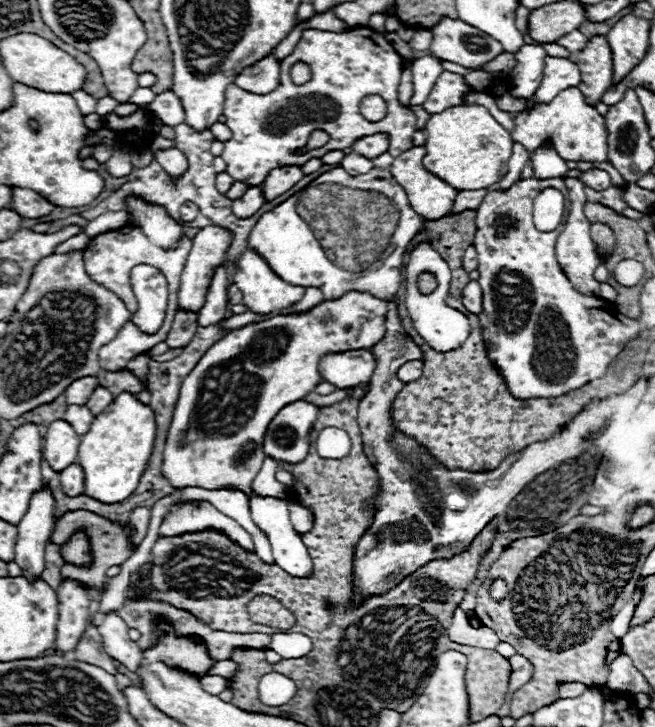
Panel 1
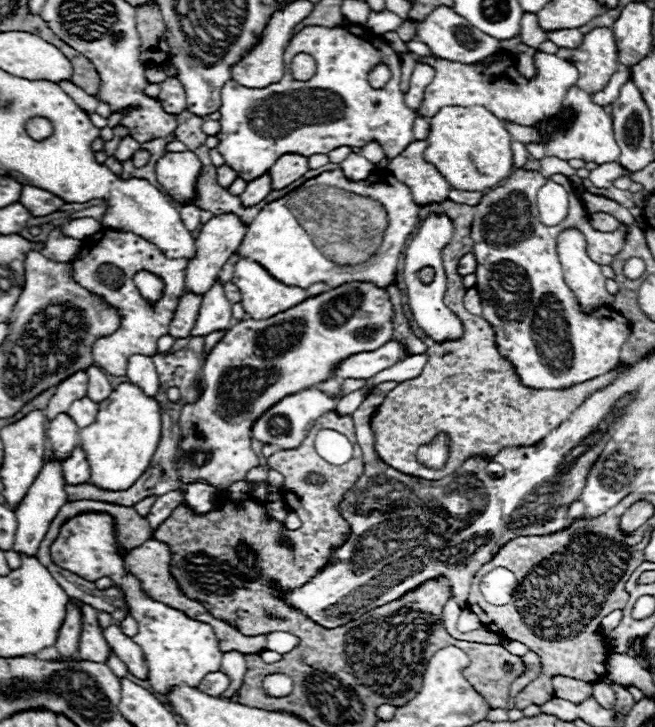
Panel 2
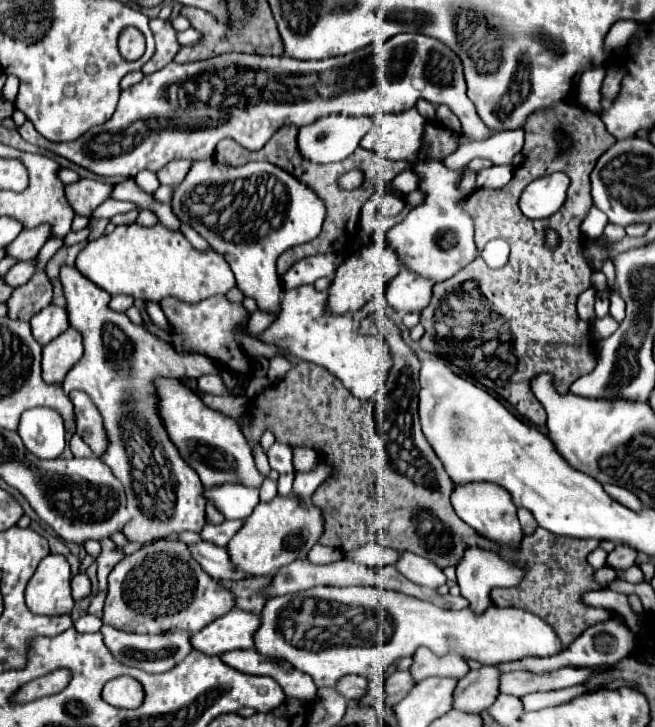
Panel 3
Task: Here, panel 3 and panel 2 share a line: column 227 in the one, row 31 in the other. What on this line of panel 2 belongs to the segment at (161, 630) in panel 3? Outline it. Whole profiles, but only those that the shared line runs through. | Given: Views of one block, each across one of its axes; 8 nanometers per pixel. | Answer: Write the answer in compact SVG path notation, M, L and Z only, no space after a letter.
M594 28L584 34L584 40L578 48L558 48L556 56L572 62L578 72L580 80L576 82L588 94L600 92L614 72L622 66L618 62L618 48L614 40L614 32L610 28Z

